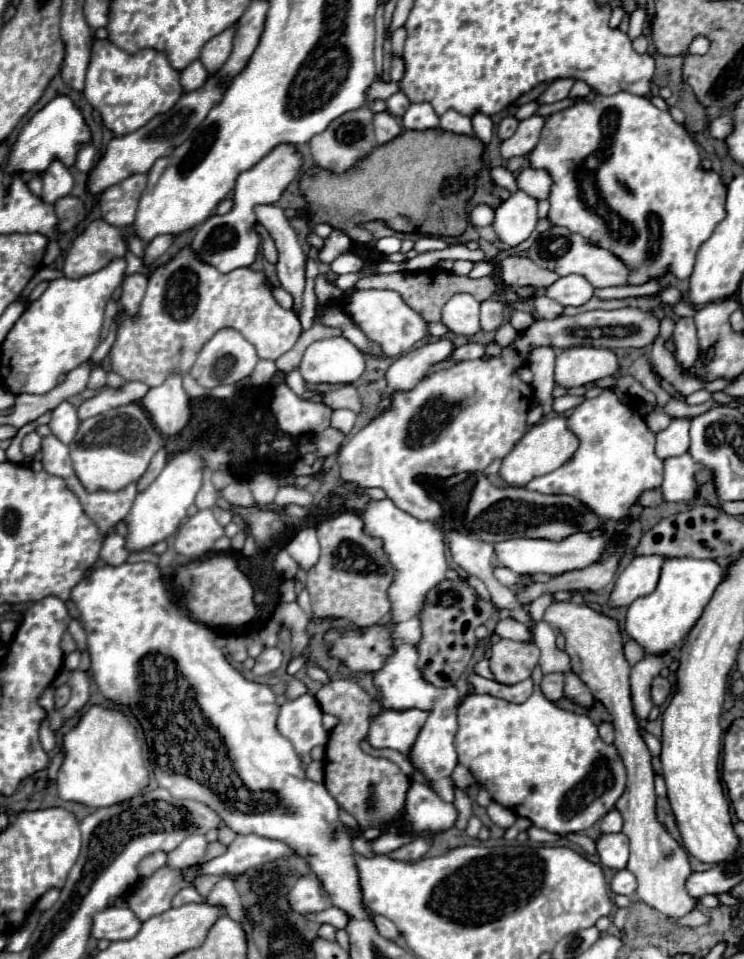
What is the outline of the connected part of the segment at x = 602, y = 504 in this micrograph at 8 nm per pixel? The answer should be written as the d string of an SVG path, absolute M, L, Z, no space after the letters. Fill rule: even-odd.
M604 388L596 398L584 400L566 418L568 430L576 434L580 446L576 454L558 470L538 476L526 484L542 494L568 494L584 502L602 518L620 520L646 490L662 486L662 460L654 454L656 438L640 416L640 400L624 404L612 388Z

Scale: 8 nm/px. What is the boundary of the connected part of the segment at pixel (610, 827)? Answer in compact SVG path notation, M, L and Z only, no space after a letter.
M610 810L602 820L600 820L600 832L602 834L612 834L622 830L622 818L618 810Z

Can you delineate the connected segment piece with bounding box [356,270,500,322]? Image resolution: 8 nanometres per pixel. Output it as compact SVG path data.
M436 270L432 274L420 274L420 272L412 272L412 274L402 274L402 272L394 272L394 274L384 274L384 276L372 276L372 278L362 278L356 284L358 290L366 290L366 288L386 288L386 290L396 290L402 294L404 302L410 308L416 308L416 312L426 320L426 322L438 322L440 320L440 310L442 306L448 302L448 298L452 294L458 292L468 292L472 294L478 302L492 298L494 294L498 294L500 290L496 288L496 282L492 280L492 276L484 276L478 280L472 280L468 276L456 276L452 272L444 272L444 270Z

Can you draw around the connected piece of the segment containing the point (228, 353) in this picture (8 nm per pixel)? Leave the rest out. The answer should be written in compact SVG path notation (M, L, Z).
M236 330L216 332L200 350L196 364L190 370L190 376L204 388L216 388L224 384L238 384L242 378L250 376L256 366L256 348Z

